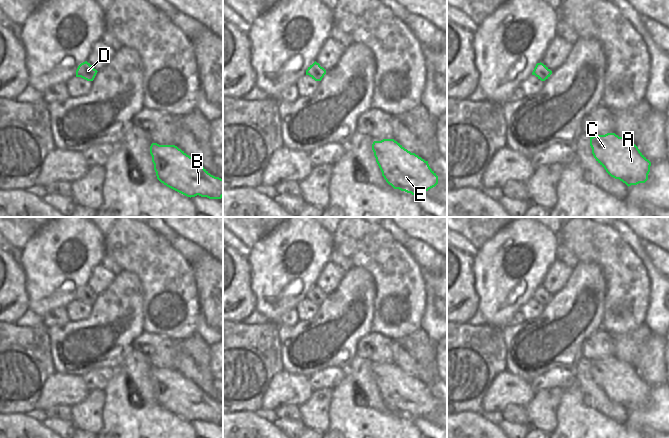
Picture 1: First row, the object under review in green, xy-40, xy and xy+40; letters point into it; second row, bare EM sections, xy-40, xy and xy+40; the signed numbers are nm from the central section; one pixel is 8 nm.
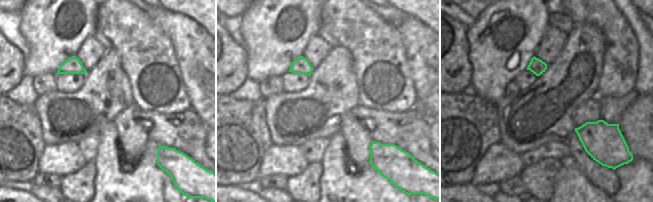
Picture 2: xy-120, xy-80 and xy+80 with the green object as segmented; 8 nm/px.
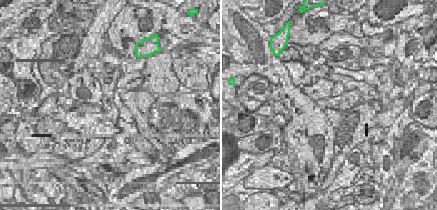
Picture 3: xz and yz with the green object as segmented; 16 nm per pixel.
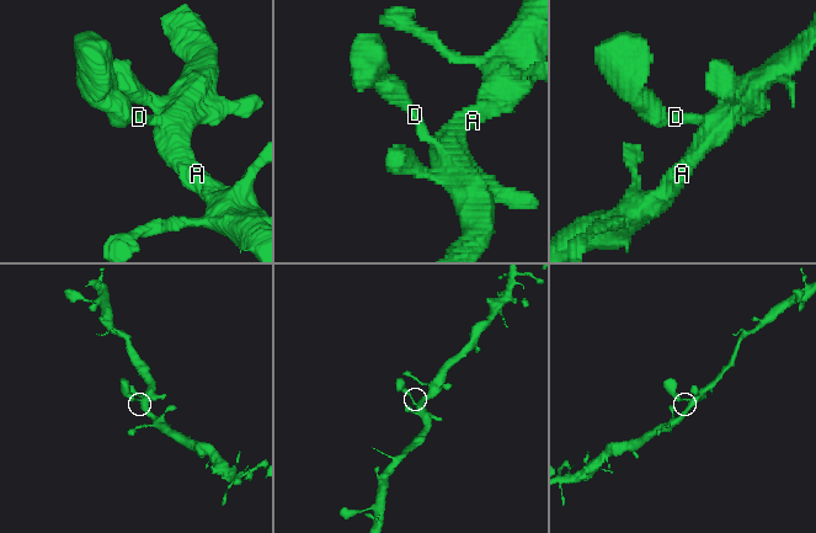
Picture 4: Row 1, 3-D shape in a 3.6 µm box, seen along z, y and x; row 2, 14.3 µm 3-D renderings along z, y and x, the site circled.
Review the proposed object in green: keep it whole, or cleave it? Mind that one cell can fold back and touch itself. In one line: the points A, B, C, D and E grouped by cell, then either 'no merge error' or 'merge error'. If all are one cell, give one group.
groups A B C D E; no merge error

